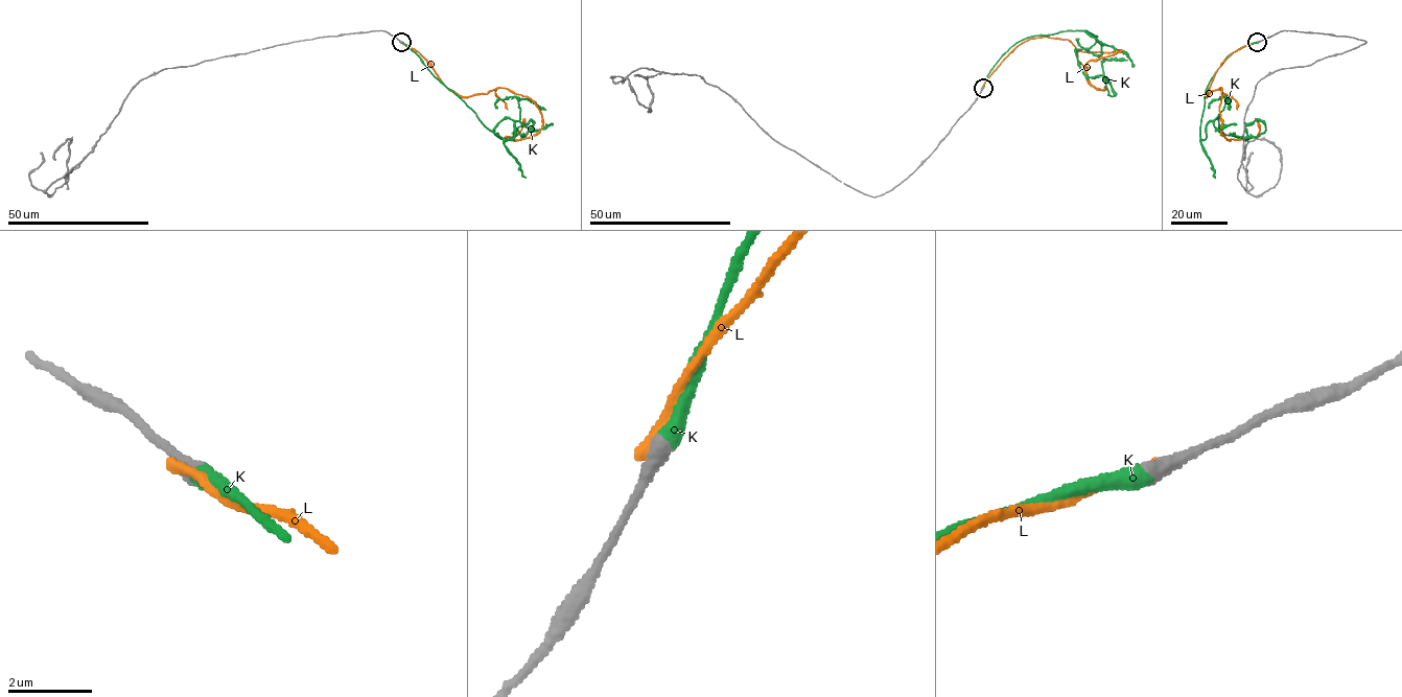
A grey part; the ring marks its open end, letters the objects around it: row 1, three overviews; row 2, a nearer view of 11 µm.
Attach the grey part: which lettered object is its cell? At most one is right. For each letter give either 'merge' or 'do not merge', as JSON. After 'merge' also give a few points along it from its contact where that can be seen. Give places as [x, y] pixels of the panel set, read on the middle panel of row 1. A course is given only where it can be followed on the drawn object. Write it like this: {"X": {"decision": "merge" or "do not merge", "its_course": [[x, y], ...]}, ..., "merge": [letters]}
{"K": {"decision": "merge", "its_course": [[982, 88], [1031, 37], [1090, 32], [1077, 65], [1113, 96], [1105, 60]]}, "L": {"decision": "do not merge"}, "merge": ["K"]}

